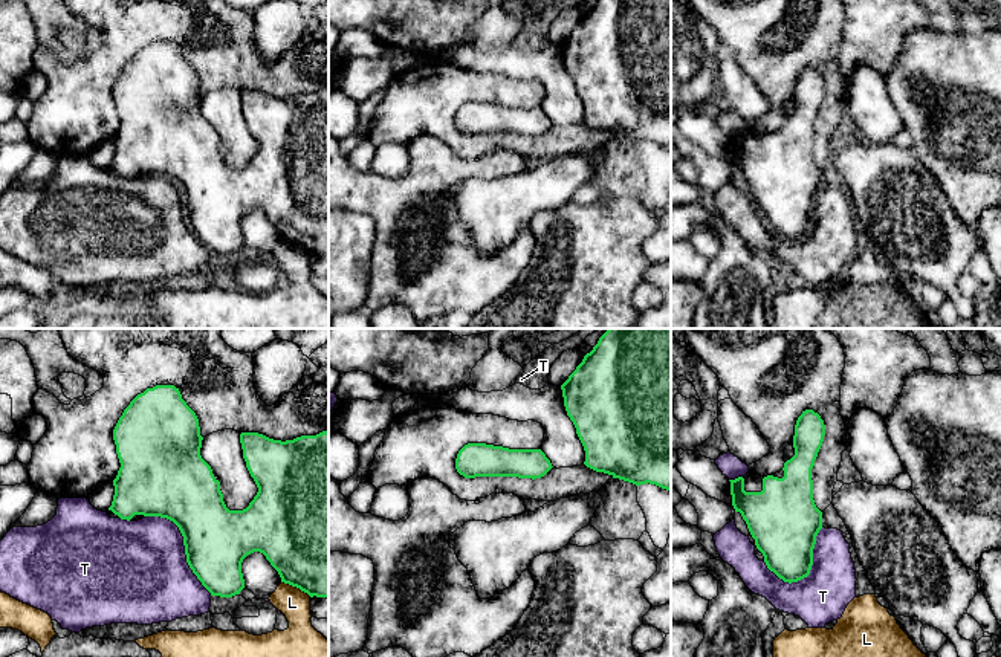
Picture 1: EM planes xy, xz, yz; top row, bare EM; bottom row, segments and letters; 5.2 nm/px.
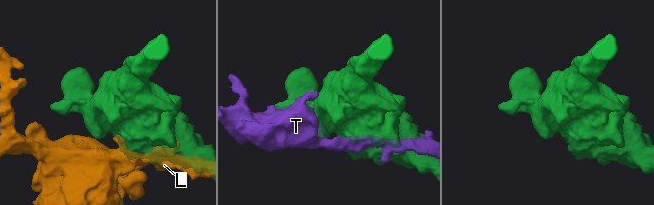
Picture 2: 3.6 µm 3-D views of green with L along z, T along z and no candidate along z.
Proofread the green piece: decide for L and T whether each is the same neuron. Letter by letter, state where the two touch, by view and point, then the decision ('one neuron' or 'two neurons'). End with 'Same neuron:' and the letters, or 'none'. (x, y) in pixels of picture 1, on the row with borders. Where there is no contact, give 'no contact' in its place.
L: contact xy (297, 587); two neurons
T: contact xy (184, 544); two neurons
Same neuron: none

